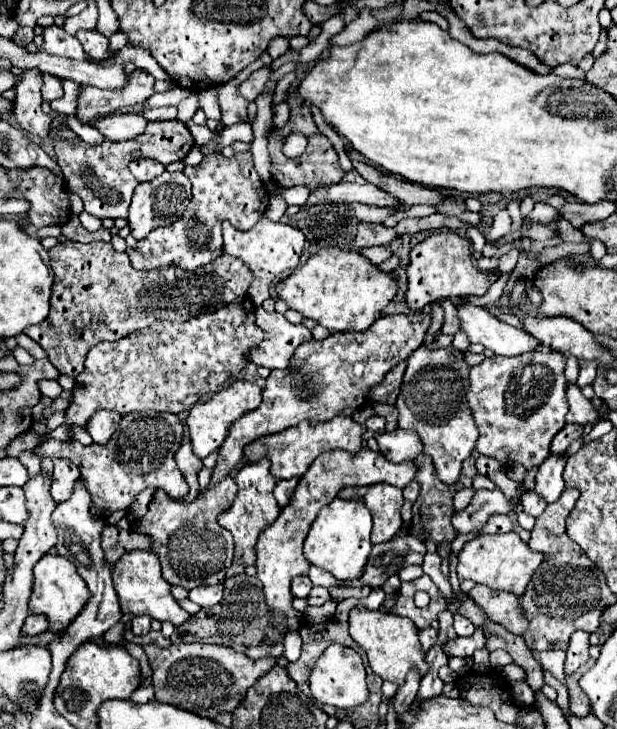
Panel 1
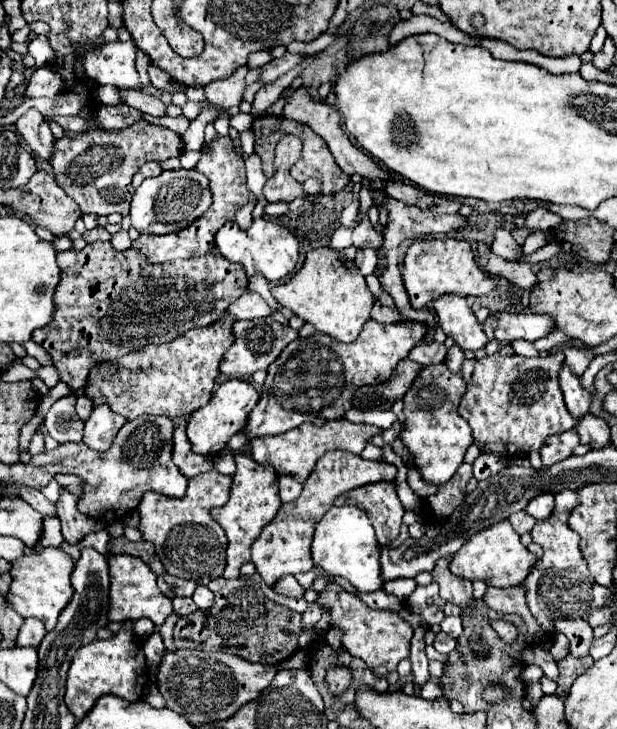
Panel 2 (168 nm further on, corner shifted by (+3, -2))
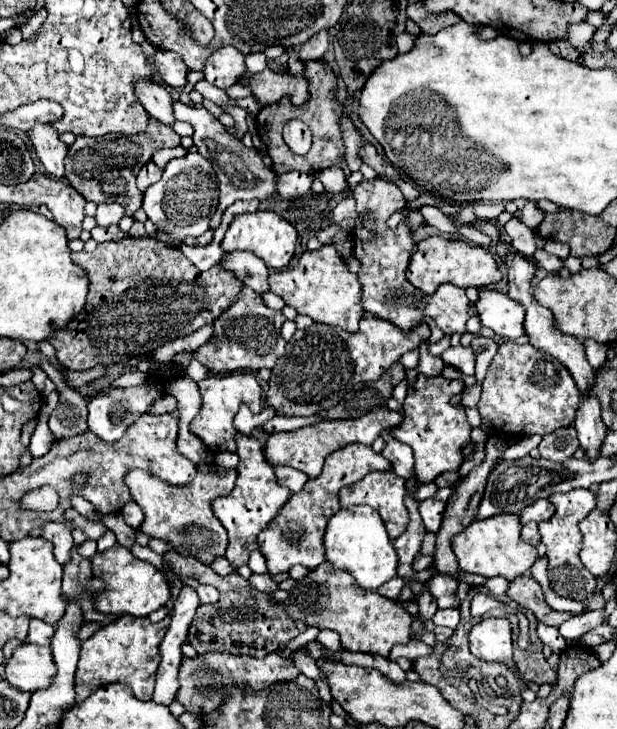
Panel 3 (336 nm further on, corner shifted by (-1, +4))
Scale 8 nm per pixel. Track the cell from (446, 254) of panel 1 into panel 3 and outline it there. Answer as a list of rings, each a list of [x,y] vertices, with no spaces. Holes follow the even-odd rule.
[[[429,237],[429,239],[417,243],[417,249],[411,255],[411,261],[407,267],[407,279],[411,285],[415,285],[423,293],[431,295],[443,283],[453,283],[463,289],[467,289],[467,287],[481,289],[481,287],[493,285],[493,283],[501,281],[501,271],[497,269],[493,255],[481,245],[445,239],[445,237]]]

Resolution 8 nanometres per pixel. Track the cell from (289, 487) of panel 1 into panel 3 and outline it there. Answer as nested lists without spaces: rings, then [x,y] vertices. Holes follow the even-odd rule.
[[[273,465],[275,469],[275,477],[277,477],[277,483],[283,485],[283,487],[289,487],[293,493],[299,493],[303,489],[303,485],[307,483],[307,475],[293,469],[293,467],[285,467],[285,465]]]

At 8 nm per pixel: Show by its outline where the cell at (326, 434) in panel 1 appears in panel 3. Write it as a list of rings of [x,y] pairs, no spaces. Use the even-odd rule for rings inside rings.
[[[389,407],[373,409],[371,413],[359,417],[359,419],[347,419],[347,421],[321,421],[311,427],[301,427],[289,433],[273,433],[267,439],[265,445],[265,457],[271,465],[289,465],[299,471],[303,471],[309,477],[317,477],[323,469],[323,461],[333,451],[349,445],[349,443],[361,443],[371,445],[385,429],[393,429],[403,421],[403,413],[391,411]]]

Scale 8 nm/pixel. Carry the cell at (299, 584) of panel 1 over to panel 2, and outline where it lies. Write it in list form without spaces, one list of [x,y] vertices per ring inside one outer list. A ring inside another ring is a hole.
[[[285,575],[283,579],[279,579],[277,581],[277,585],[273,587],[277,593],[281,593],[281,595],[287,595],[287,597],[297,597],[297,599],[301,599],[303,597],[303,593],[305,593],[305,589],[297,583],[297,579],[293,577],[293,575]]]

